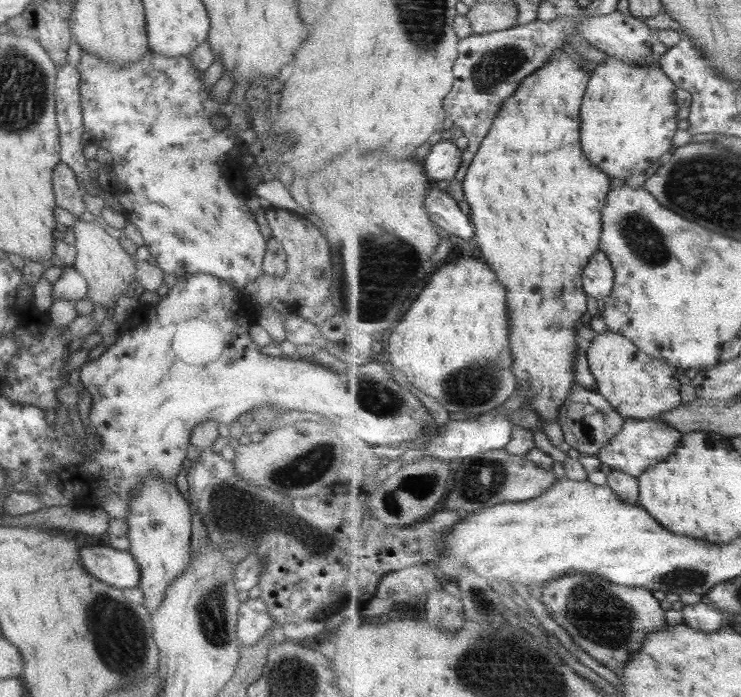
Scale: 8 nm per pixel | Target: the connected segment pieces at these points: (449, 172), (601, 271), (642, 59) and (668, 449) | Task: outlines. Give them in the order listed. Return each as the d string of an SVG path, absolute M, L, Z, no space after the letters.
M441 140L432 146L432 151L423 163L433 182L454 180L464 163L464 150L454 142Z
M598 252L586 267L584 284L590 297L594 297L601 304L614 293L617 281L617 271L609 254Z
M616 11L612 14L584 17L578 21L578 30L580 30L581 36L608 56L616 56L630 64L648 65L648 63L656 63L652 58L654 56L652 48L654 48L654 41L657 40L656 34L652 32L652 28L648 24L633 14L626 16Z
M628 420L624 430L621 430L620 434L612 439L612 443L599 453L598 458L601 463L609 465L615 471L640 478L652 466L668 461L680 447L680 441L684 436L686 433L679 432L662 420Z

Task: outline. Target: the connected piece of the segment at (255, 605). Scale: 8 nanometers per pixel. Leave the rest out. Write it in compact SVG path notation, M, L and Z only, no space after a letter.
M259 597L241 602L236 632L240 644L254 645L272 628L273 620L264 600Z

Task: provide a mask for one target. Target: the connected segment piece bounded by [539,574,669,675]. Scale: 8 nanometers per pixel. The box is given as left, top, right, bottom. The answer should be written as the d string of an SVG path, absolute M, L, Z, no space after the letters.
M576 574L566 575L550 581L539 593L540 599L547 606L548 612L554 620L558 620L586 652L590 652L596 660L600 660L604 666L614 668L614 672L621 675L622 668L628 665L628 660L642 652L642 646L648 638L648 634L658 633L656 630L664 630L669 625L667 610L662 608L662 601L654 596L654 591L642 587L631 587L616 584L600 575Z

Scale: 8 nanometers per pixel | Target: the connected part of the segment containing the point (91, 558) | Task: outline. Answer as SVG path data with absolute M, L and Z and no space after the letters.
M90 546L82 548L80 563L84 570L99 581L110 586L136 588L140 582L140 569L129 550L118 550L112 546Z

